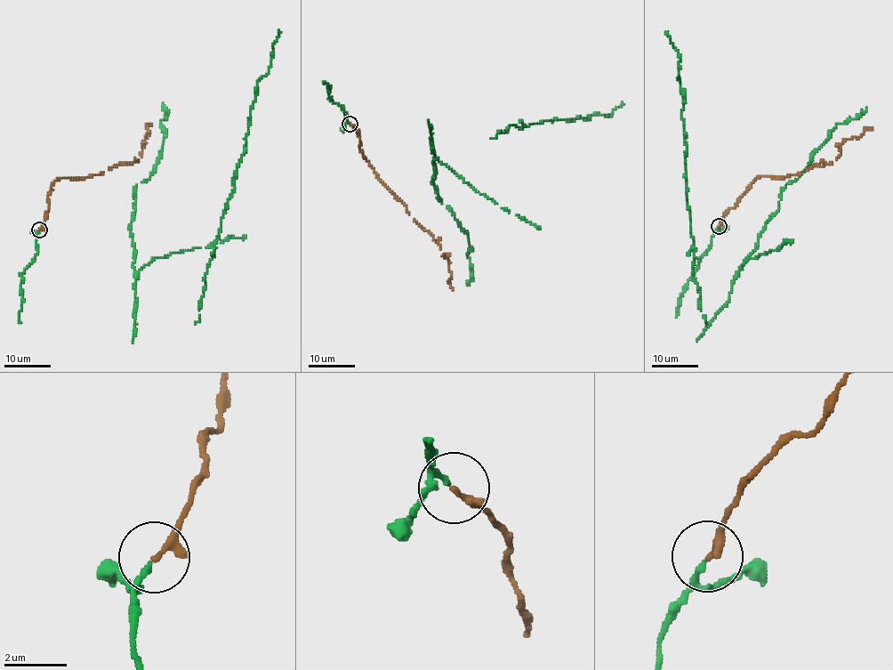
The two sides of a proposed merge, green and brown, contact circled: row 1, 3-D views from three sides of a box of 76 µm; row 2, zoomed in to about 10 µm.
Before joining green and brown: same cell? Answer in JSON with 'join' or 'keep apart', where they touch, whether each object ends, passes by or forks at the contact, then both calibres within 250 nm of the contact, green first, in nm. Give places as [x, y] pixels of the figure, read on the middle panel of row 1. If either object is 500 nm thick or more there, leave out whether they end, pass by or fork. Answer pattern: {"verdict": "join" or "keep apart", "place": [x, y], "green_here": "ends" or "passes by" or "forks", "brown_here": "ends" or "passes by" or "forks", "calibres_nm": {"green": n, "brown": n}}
{"verdict": "join", "place": [349, 124], "green_here": "passes by", "brown_here": "ends", "calibres_nm": {"green": 110, "brown": 260}}

